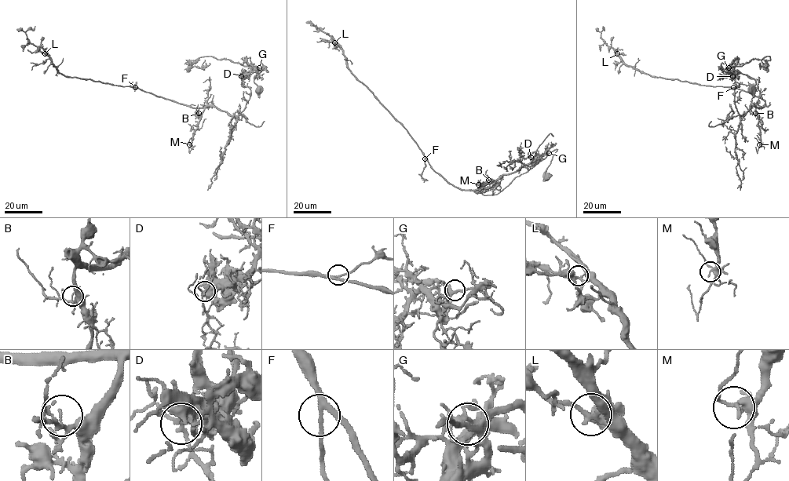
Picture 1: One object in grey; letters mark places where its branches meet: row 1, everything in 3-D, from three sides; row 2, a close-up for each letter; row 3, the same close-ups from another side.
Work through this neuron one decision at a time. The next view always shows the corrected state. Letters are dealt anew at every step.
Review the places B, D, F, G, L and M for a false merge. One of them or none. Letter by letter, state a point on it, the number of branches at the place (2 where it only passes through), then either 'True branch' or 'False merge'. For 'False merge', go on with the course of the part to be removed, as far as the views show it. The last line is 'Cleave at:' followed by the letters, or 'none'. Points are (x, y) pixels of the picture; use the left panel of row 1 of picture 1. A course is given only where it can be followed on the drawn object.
B: Place: (199, 113). Branches: 3. True branch
D: Place: (241, 76). Branches: 3. False merge. Course of the part to remove: (241, 75), (243, 73), (256, 72), (257, 67), (210, 56), (192, 60), (192, 65), (202, 67), (209, 63)
F: Place: (135, 87). Branches: 3. True branch
G: Place: (259, 67). Branches: 3. True branch
L: Place: (45, 53). Branches: 3. True branch
M: Place: (189, 144). Branches: 3. True branch
Cleave at: D

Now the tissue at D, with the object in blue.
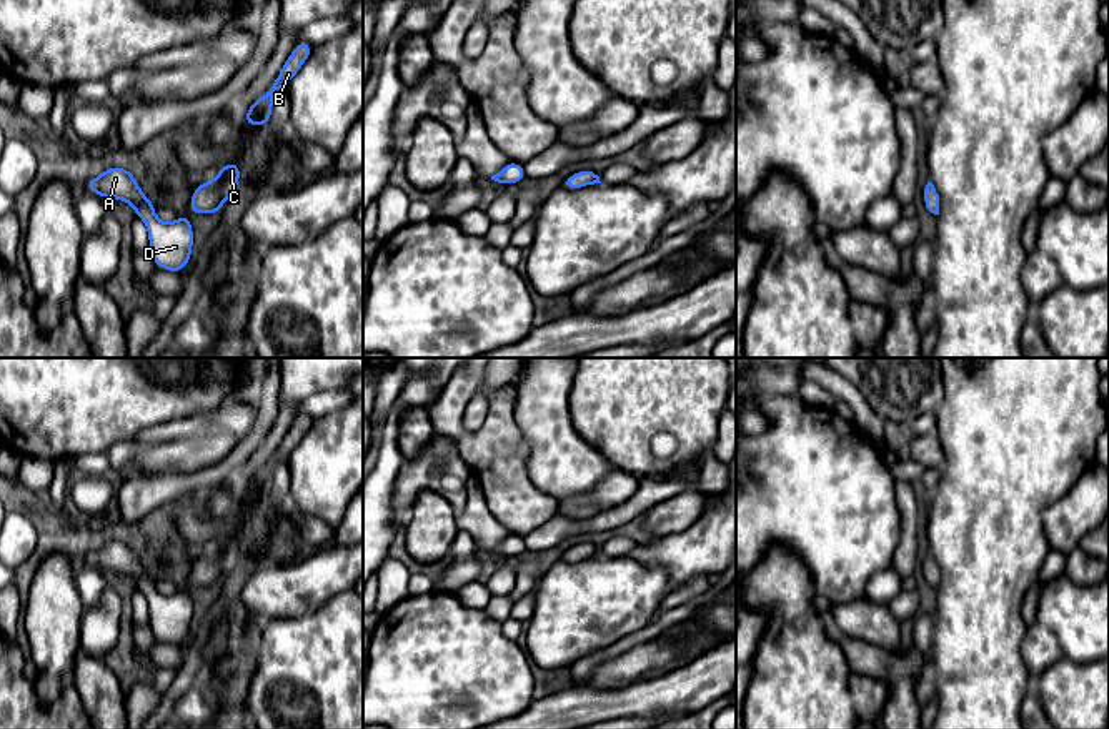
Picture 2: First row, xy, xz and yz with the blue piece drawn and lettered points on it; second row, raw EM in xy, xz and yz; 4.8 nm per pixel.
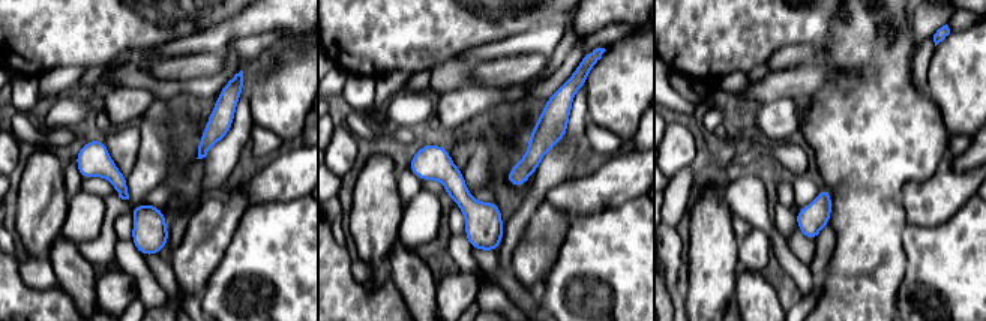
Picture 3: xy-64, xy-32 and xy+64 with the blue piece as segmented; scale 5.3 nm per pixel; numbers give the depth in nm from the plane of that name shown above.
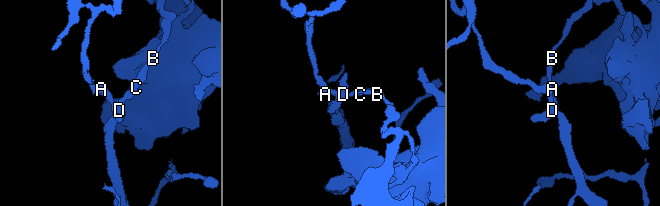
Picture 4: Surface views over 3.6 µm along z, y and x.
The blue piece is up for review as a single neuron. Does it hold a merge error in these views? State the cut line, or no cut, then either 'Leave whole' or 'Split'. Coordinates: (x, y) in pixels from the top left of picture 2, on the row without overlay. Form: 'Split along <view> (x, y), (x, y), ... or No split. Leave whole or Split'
Split along xy (225, 573), (218, 565), (203, 560), (195, 568), (193, 580). Split

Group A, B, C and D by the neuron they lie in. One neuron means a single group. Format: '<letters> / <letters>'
A D / B C

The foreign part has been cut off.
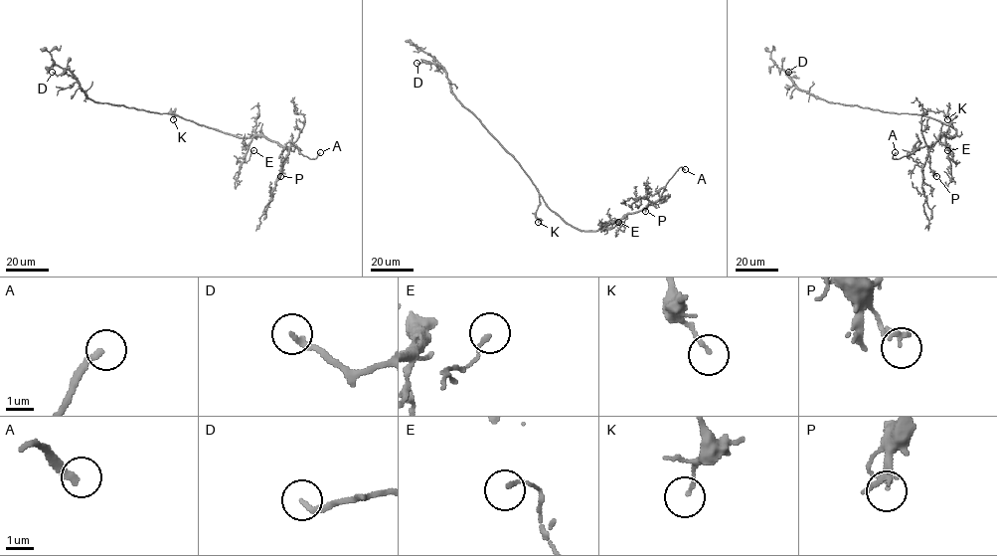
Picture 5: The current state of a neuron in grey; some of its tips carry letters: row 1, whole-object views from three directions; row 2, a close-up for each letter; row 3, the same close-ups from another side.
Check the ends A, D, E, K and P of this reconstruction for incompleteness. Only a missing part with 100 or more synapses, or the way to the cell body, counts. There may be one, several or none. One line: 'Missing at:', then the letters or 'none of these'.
Missing at: A

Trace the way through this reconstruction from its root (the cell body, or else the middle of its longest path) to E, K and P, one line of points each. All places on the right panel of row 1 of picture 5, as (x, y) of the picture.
E: (922, 115), (955, 130), (953, 137), (945, 138), (947, 157), (954, 162), (947, 150)
K: (922, 115), (927, 111), (942, 111), (947, 119)
P: (922, 115), (947, 124), (956, 132), (953, 137), (940, 135), (928, 148), (930, 169), (936, 176)

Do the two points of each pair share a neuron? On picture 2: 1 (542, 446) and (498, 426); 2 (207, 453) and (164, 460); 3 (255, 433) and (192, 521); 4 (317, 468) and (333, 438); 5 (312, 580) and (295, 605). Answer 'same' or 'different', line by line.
1: different
2: same
3: different
4: same
5: same

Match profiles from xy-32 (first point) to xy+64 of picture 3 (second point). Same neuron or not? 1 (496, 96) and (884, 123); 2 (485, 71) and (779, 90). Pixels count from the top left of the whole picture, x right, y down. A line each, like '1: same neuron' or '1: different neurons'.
1: different neurons
2: same neuron

